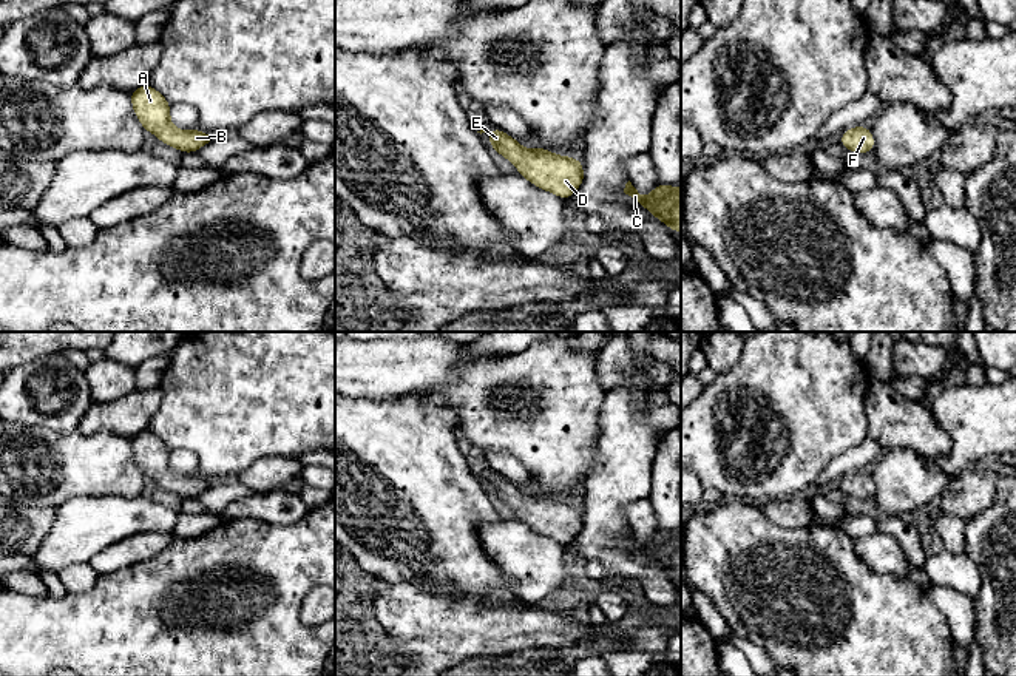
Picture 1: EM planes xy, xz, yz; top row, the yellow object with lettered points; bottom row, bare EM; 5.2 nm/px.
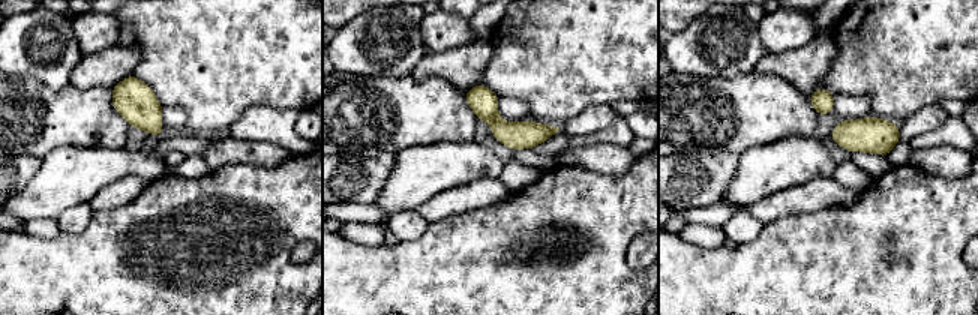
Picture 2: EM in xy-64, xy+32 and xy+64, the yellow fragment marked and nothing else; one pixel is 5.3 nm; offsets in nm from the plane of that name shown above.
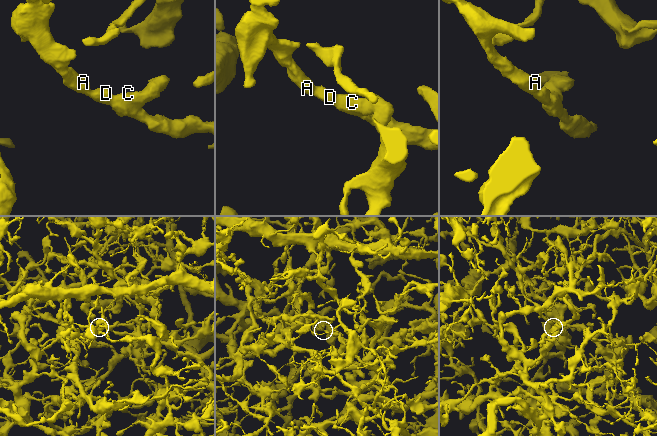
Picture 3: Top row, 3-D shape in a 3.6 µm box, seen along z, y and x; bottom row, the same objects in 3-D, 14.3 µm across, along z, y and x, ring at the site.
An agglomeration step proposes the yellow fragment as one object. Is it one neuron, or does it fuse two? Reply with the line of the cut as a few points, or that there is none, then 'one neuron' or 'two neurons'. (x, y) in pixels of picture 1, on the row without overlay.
cut none; one neuron

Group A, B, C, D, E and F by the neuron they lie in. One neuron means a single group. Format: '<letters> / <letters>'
A B C D E F

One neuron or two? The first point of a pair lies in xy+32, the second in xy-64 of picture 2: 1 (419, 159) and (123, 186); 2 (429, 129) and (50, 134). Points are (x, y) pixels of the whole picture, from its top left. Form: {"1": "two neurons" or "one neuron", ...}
{"1": "two neurons", "2": "one neuron"}

